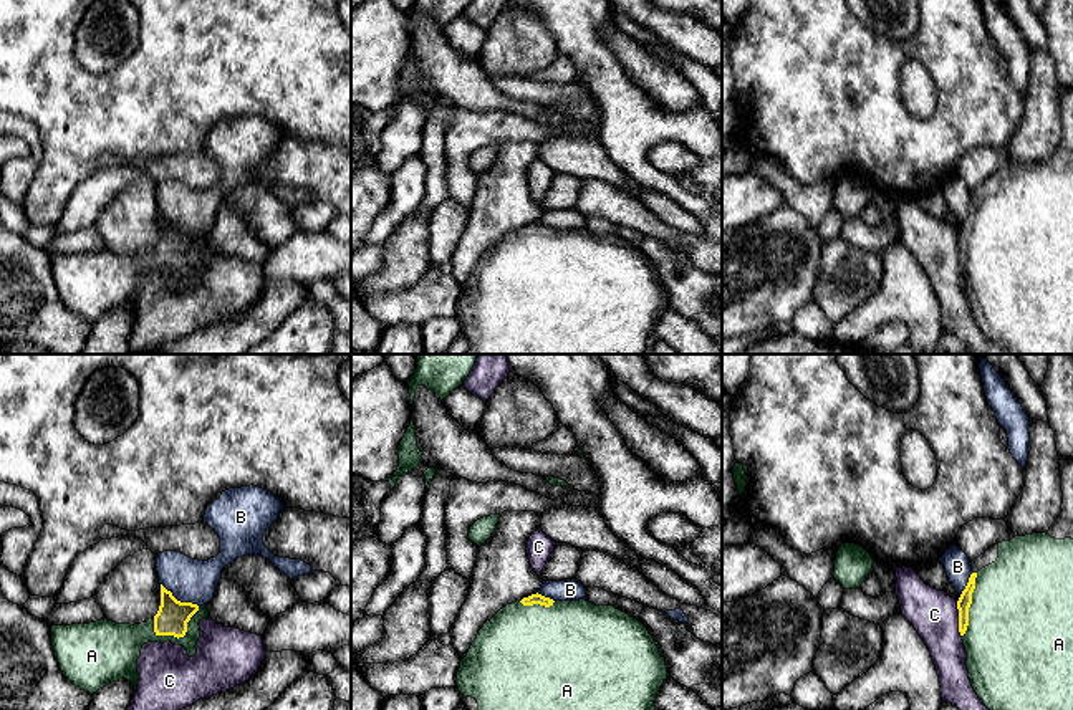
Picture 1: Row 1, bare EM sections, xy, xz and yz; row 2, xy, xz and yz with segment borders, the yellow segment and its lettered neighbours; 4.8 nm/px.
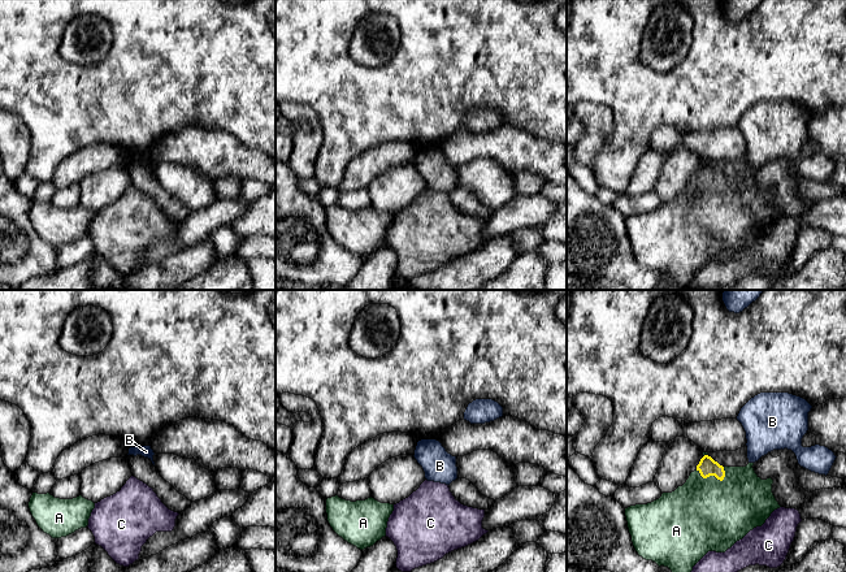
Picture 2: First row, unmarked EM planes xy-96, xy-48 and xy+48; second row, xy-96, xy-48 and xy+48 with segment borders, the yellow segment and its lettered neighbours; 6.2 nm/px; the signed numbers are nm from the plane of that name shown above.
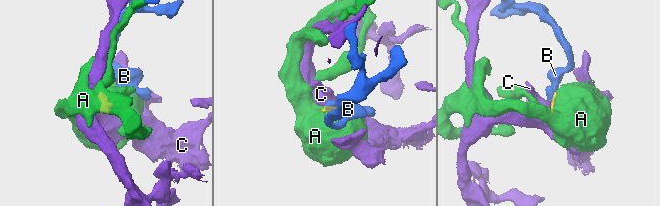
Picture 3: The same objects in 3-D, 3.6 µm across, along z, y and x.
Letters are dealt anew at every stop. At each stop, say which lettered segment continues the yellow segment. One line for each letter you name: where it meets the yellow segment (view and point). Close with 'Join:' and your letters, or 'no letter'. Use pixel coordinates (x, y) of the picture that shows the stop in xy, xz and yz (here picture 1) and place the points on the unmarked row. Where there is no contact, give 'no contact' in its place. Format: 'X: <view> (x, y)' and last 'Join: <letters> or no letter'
A: yz (971, 232)
Join: A

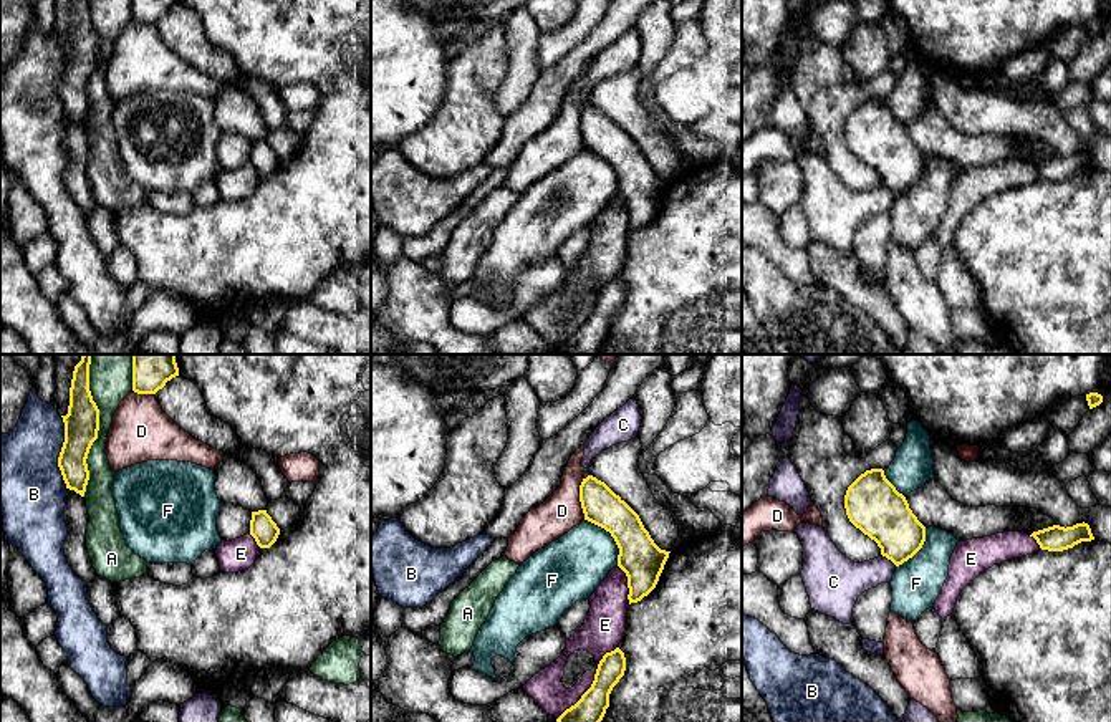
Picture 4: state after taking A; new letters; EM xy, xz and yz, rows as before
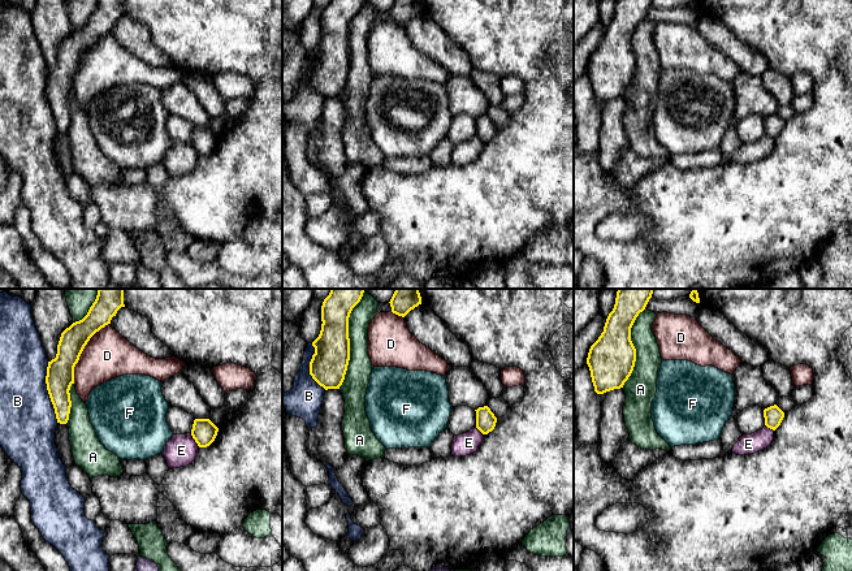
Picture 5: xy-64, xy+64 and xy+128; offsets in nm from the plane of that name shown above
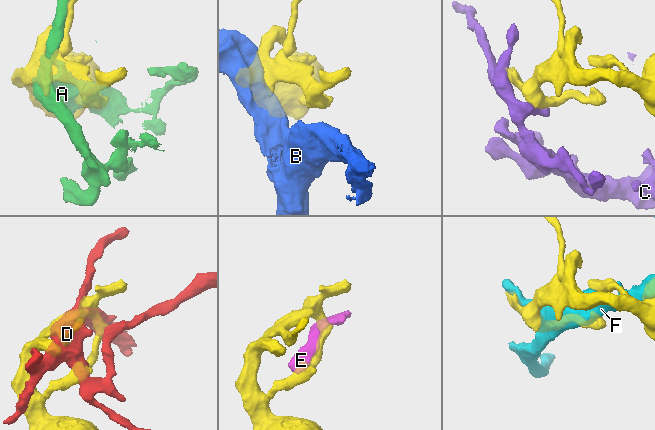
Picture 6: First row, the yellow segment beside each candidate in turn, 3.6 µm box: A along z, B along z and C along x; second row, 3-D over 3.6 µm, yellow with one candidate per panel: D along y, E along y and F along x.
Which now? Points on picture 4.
Join: no letter

